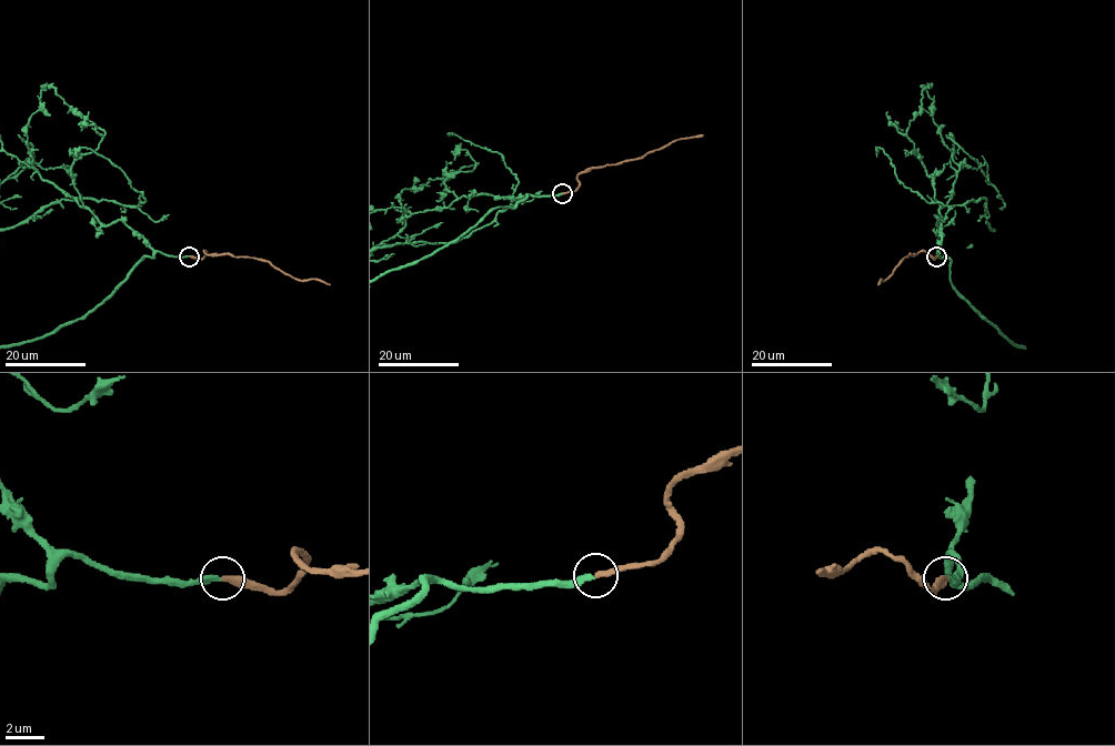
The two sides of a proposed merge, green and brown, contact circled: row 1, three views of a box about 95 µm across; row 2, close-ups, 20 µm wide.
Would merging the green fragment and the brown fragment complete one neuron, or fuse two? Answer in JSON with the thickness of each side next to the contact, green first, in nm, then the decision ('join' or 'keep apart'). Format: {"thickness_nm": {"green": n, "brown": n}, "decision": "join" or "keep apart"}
{"thickness_nm": {"green": 280, "brown": 320}, "decision": "join"}

